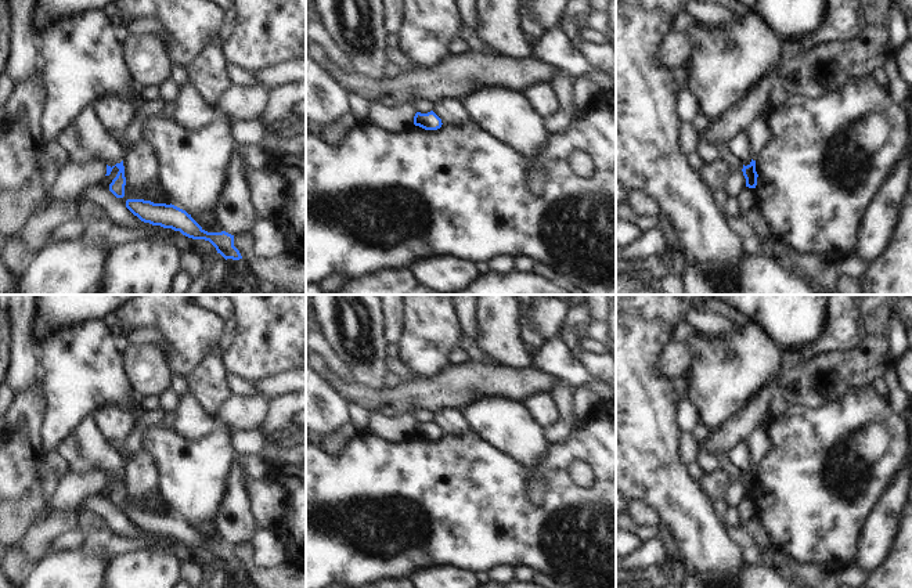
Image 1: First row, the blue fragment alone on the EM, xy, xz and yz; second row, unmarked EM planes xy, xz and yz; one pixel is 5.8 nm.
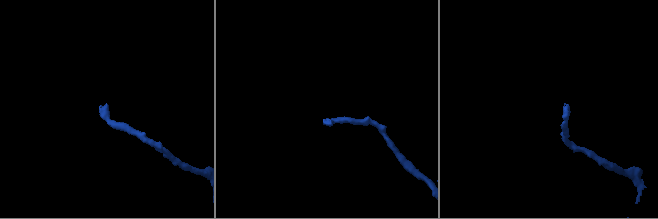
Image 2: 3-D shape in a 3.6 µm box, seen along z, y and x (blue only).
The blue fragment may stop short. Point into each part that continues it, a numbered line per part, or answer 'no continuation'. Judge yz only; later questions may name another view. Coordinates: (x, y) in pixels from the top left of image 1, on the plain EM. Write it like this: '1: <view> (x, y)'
1: yz (739, 457)

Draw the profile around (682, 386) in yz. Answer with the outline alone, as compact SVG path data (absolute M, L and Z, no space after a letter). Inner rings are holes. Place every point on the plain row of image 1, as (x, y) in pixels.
M686 376L675 378L674 385L680 400L685 400L689 397L691 383Z

